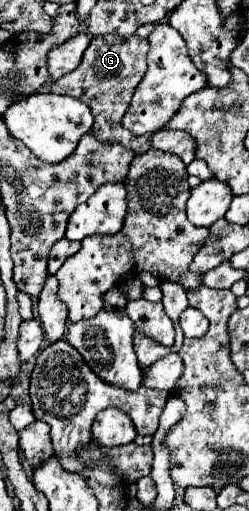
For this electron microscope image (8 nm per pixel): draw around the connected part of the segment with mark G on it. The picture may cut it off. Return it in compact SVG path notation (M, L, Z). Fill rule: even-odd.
M104 34L104 36L94 36L90 46L86 48L82 62L76 70L64 74L62 78L54 80L50 84L50 90L54 94L66 94L72 98L78 98L86 102L94 116L94 136L102 142L122 142L122 146L130 146L136 150L136 154L148 152L150 148L160 148L164 152L176 154L182 158L184 164L194 160L196 152L196 142L190 134L184 130L160 130L154 134L144 134L142 138L132 136L130 130L122 126L122 116L128 110L128 104L132 100L132 94L136 86L140 84L142 76L146 74L146 54L148 54L148 40L134 36L122 38L118 34Z

